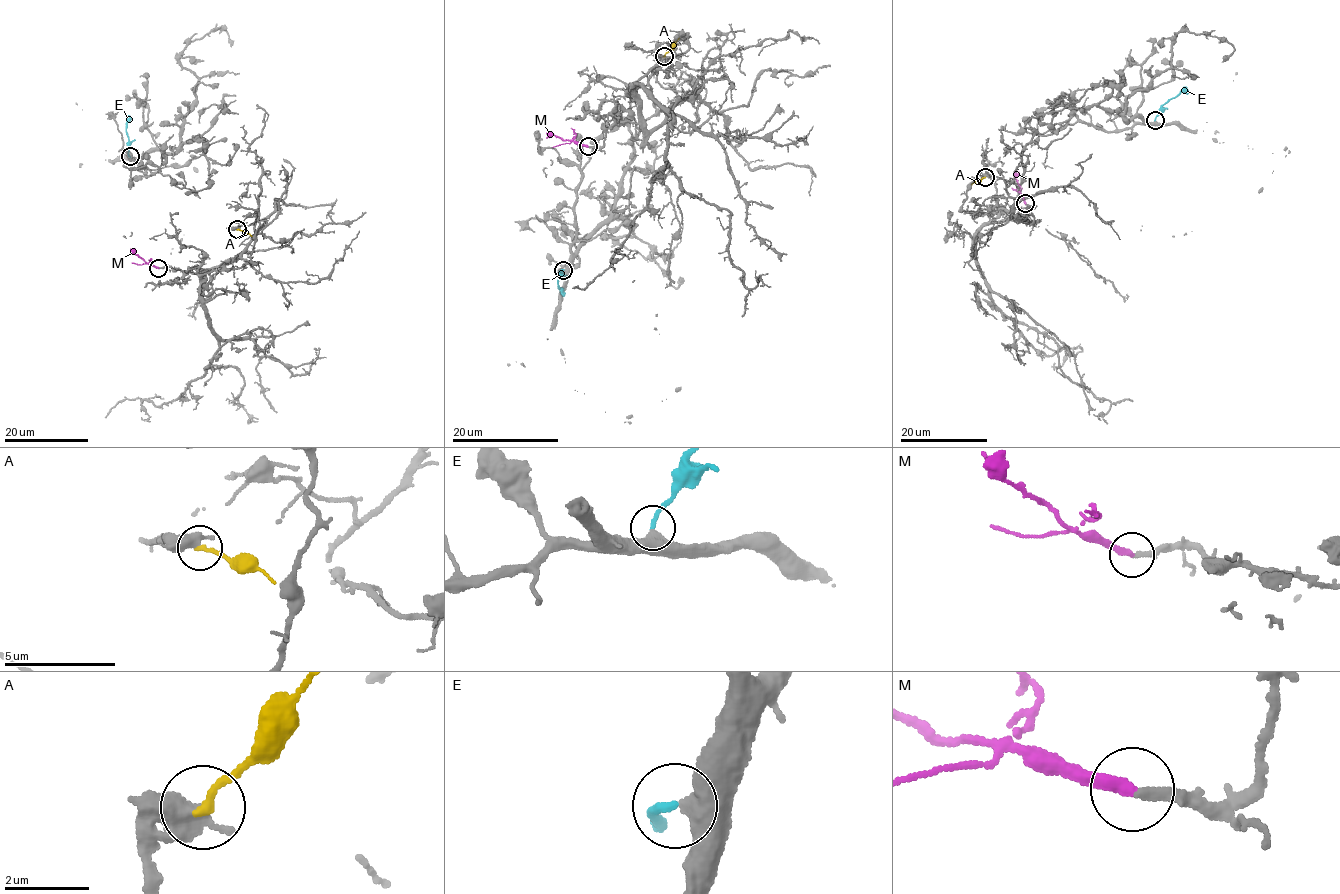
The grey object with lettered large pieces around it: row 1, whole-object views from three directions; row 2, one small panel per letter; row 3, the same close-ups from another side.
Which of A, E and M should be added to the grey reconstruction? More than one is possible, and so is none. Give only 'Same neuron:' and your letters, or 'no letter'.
Same neuron: E, M

